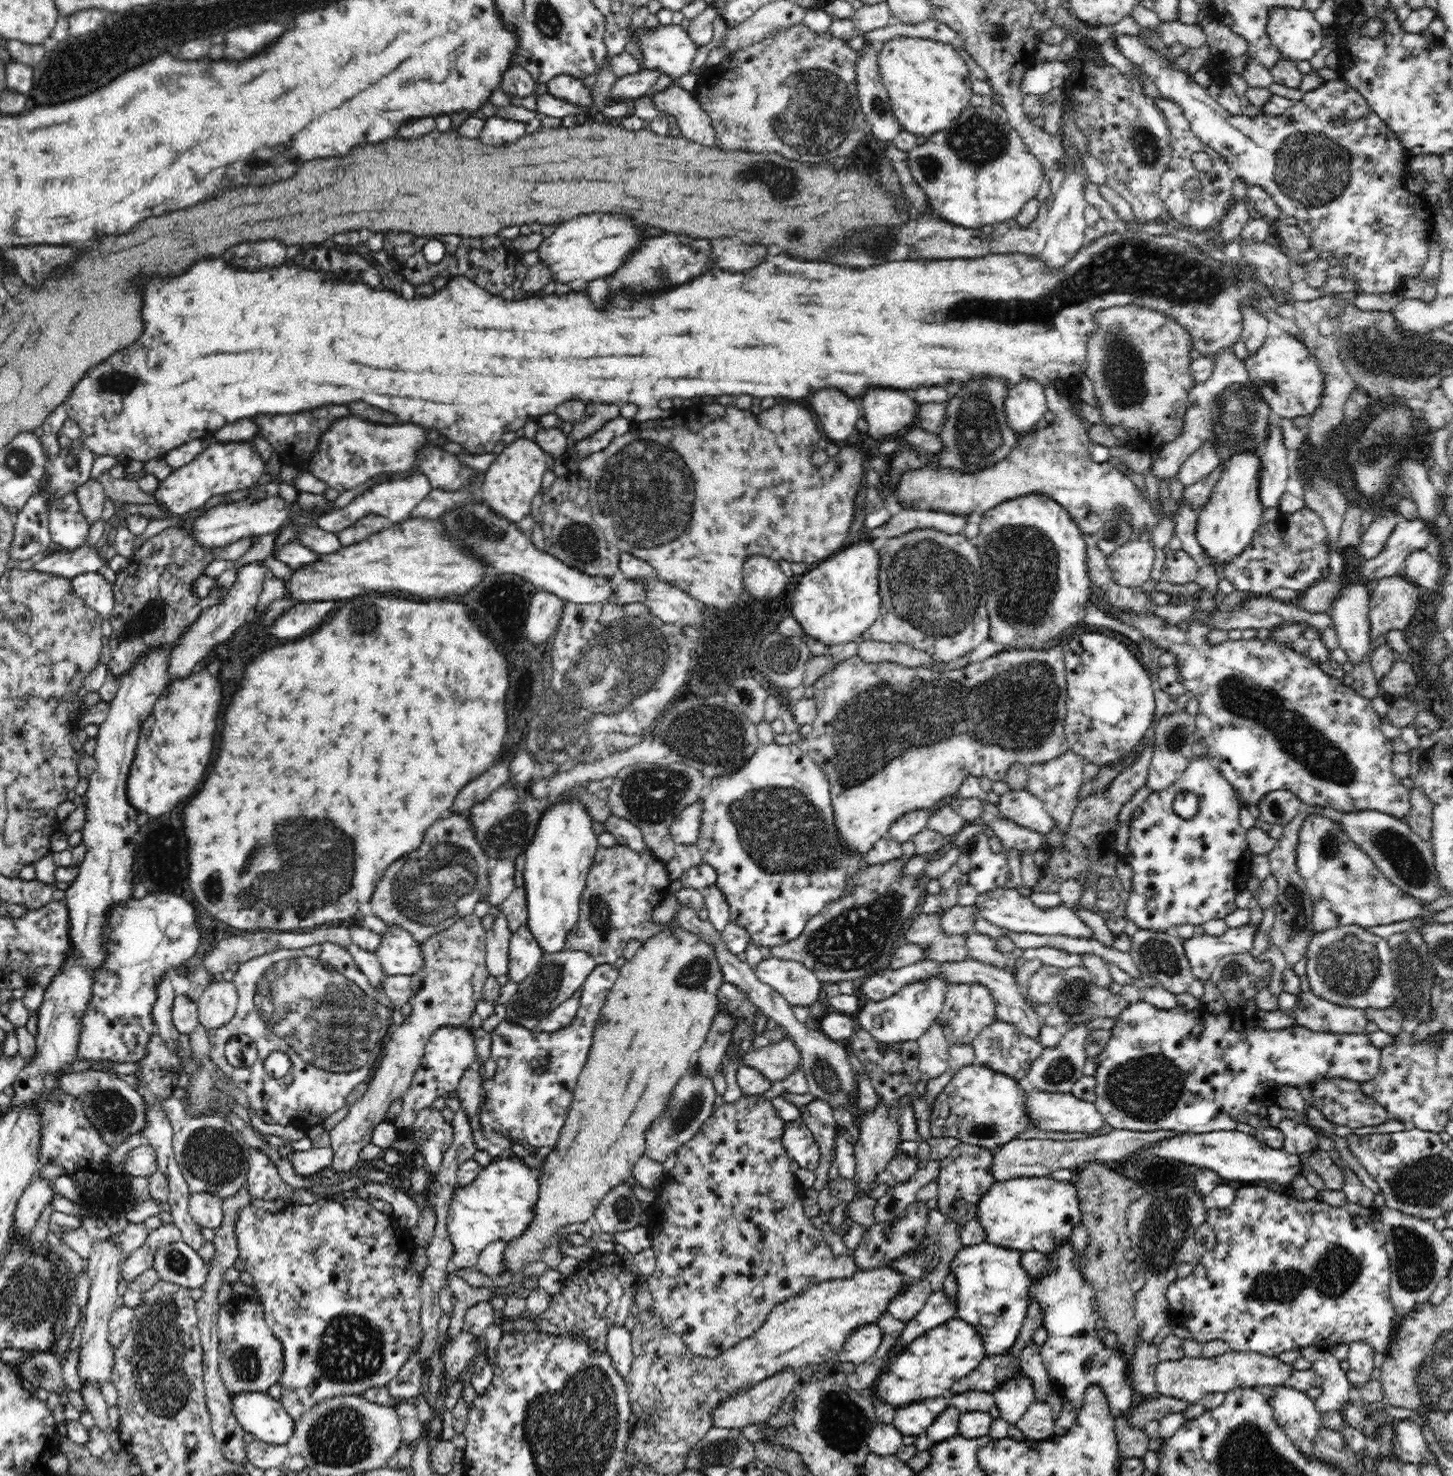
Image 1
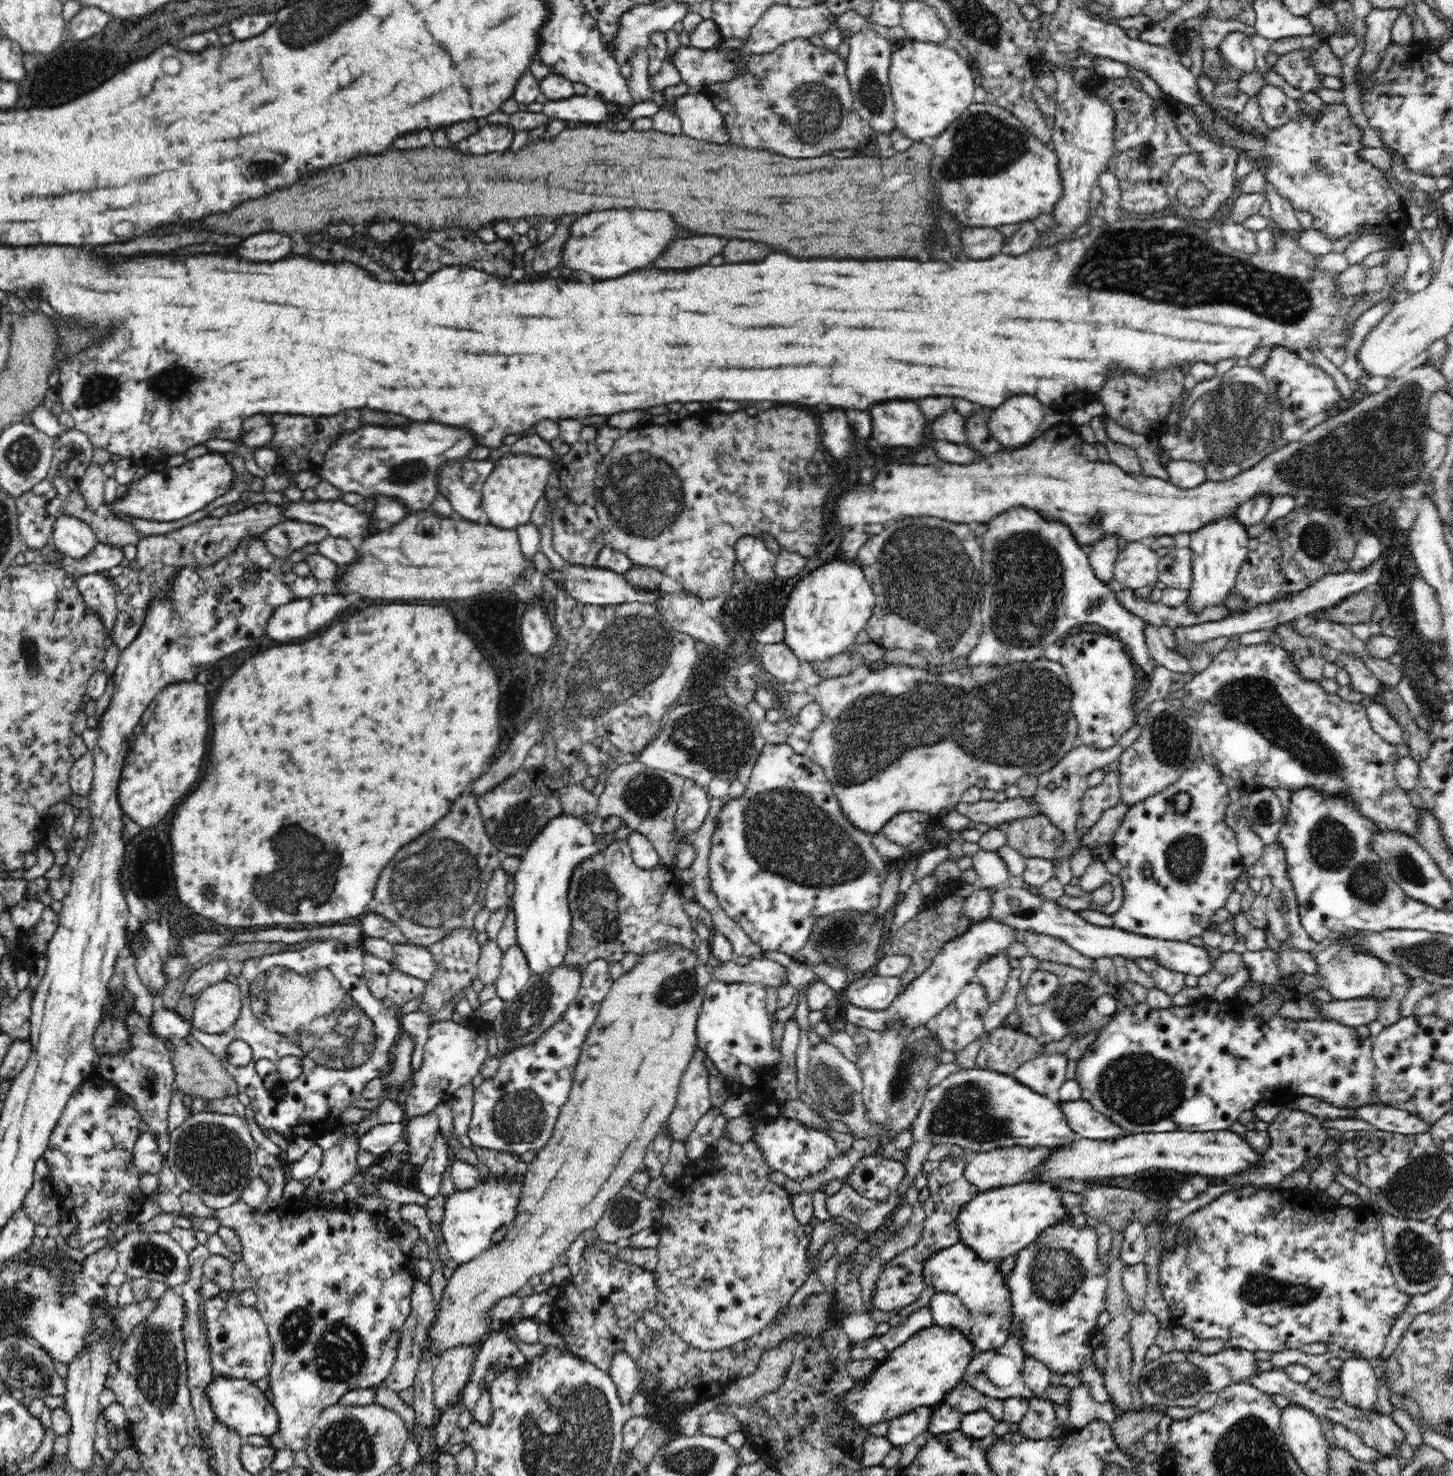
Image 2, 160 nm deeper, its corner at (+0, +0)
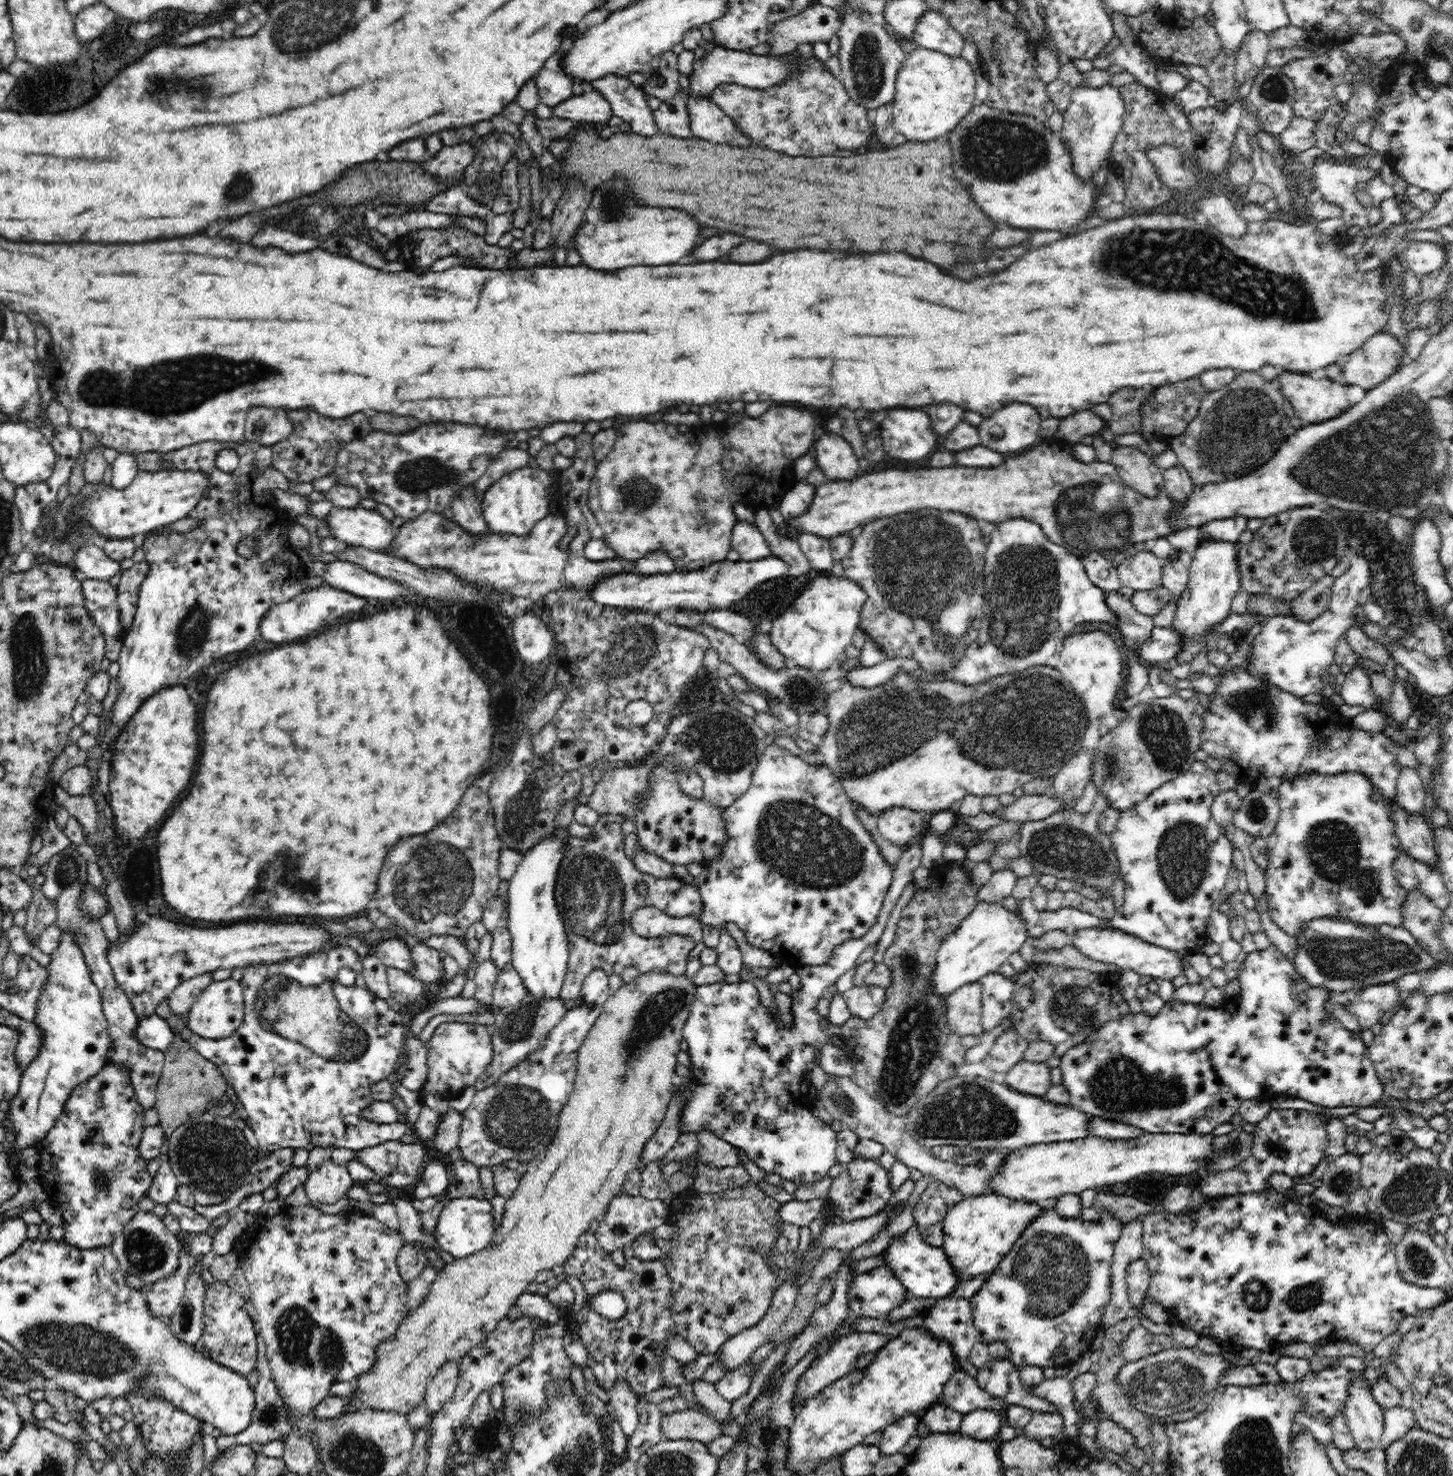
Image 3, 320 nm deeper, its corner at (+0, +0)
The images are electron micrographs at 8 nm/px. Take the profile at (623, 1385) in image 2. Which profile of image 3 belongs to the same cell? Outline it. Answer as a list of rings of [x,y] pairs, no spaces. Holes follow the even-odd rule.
[[[616,1381],[614,1388],[609,1391],[609,1400],[614,1406],[615,1414],[618,1417],[618,1422],[622,1432],[626,1438],[632,1436],[638,1424],[638,1409],[636,1409],[636,1393],[628,1387],[628,1383],[624,1381]]]

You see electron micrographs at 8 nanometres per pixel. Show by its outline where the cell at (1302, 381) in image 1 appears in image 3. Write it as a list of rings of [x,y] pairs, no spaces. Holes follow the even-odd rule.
[[[1284,371],[1276,384],[1294,407],[1295,417],[1308,424],[1342,416],[1349,407],[1345,387],[1318,374]]]

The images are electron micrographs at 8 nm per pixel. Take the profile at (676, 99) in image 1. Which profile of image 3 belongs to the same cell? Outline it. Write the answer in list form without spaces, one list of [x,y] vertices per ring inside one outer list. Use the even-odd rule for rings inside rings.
[[[691,95],[687,100],[690,128],[694,137],[713,143],[747,147],[754,144],[714,101]]]

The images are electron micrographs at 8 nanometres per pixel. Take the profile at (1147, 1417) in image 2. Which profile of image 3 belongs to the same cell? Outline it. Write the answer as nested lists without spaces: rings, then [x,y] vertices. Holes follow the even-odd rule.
[[[1101,1417],[1094,1436],[1094,1445],[1104,1452],[1121,1455],[1134,1445],[1134,1437],[1114,1421]]]

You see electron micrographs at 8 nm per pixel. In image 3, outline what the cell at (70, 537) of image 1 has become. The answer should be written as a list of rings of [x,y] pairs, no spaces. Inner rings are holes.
[[[84,542],[71,558],[71,566],[81,570],[86,579],[108,581],[122,572],[120,562],[110,558],[98,543]]]

